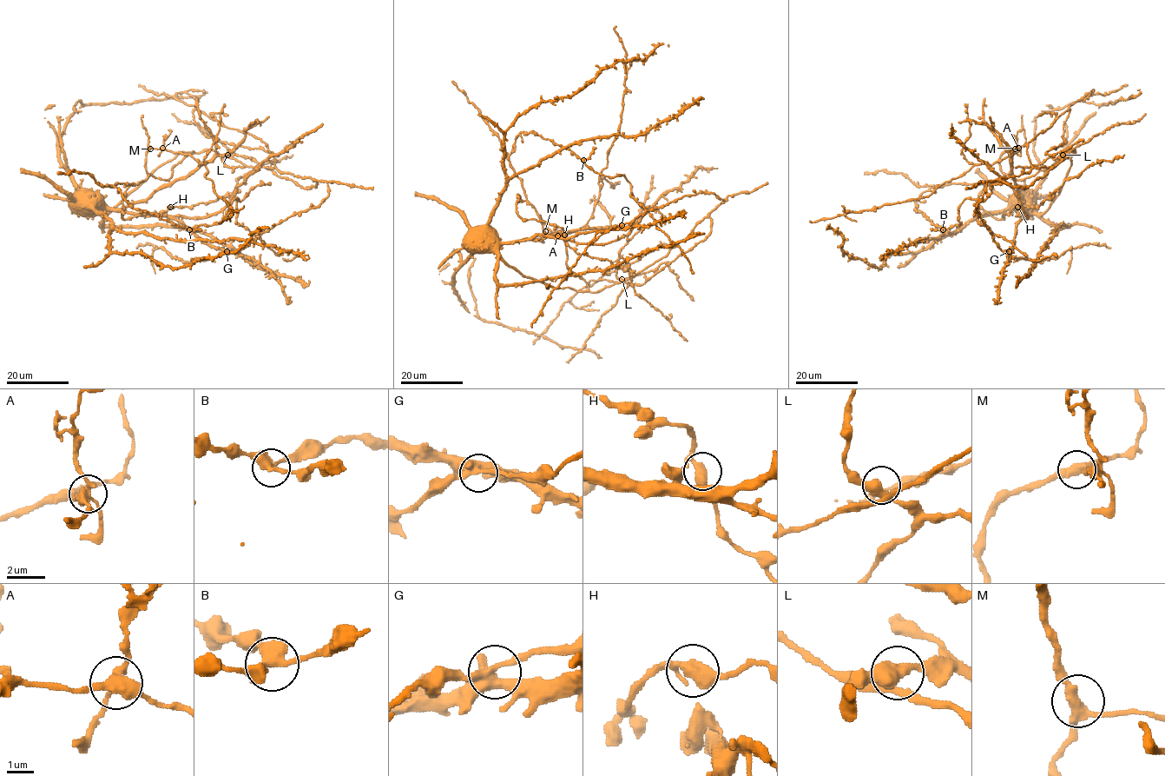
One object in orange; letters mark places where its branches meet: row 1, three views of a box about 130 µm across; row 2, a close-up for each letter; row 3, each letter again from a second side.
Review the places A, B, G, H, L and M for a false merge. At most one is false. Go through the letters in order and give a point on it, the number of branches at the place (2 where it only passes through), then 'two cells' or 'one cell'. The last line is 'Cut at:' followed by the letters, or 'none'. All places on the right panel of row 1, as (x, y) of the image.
A: at (1018, 148); 4 branches meet; two cells
B: at (943, 229); 3 branches meet; one cell
G: at (1009, 251); 4 branches meet; one cell
H: at (1017, 207); 3 branches meet; one cell
L: at (1062, 155); 4 branches meet; one cell
M: at (1015, 149); 3 branches meet; one cell
Cut at: A

